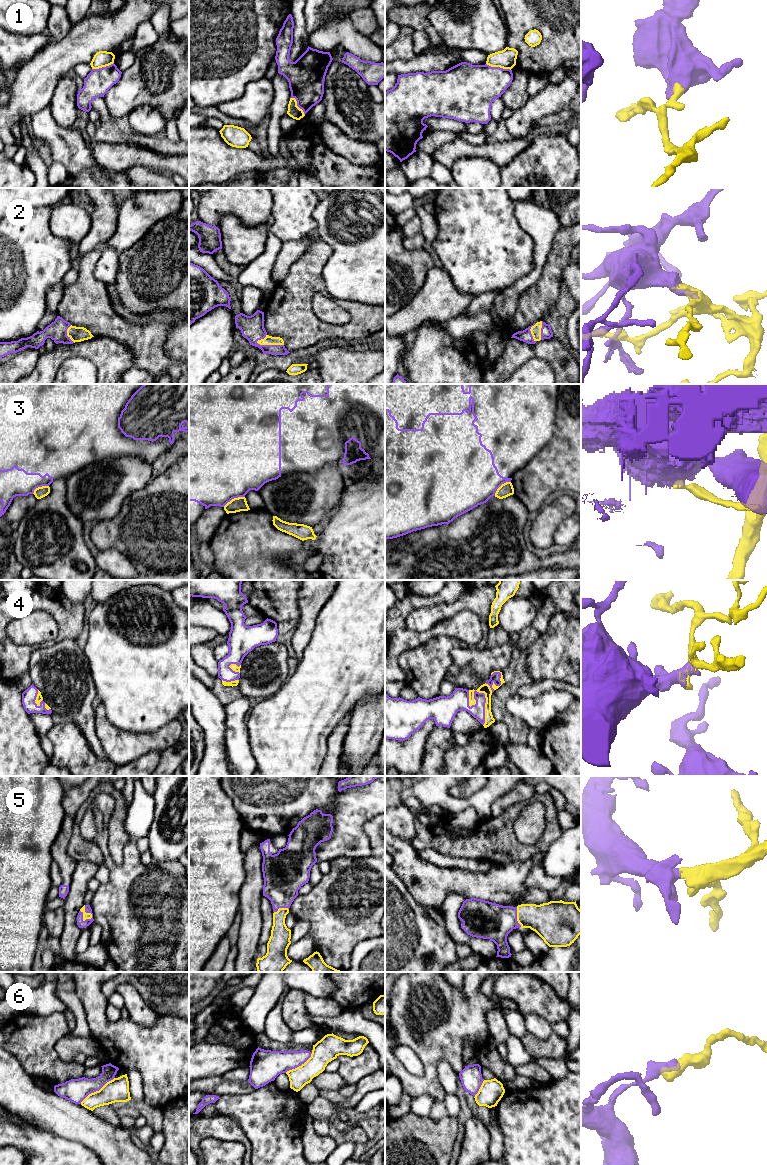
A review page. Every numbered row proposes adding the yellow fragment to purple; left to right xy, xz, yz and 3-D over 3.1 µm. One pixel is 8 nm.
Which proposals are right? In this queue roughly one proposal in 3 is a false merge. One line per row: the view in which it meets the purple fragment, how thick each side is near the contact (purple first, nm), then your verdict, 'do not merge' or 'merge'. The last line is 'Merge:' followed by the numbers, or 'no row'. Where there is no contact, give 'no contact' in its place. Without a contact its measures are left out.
1: yz | 360/160 nm | do not merge
2: xz | 190/80 nm | merge
3: xz | 500/110 nm | do not merge
4: yz | 160/80 nm | merge
5: xy | 60/50 nm | merge
6: xy | 190/190 nm | do not merge
Merge: 2, 4, 5

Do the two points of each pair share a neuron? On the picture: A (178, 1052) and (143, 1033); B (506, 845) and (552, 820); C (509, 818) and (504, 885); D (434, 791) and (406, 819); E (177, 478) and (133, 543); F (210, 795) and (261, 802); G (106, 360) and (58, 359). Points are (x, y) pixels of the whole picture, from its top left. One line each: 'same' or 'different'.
A: same
B: same
C: different
D: different
E: same
F: different
G: same

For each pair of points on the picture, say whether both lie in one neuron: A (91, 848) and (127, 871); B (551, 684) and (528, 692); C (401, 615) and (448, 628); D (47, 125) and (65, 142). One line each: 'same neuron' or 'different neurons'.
A: different neurons
B: same neuron
C: same neuron
D: same neuron

